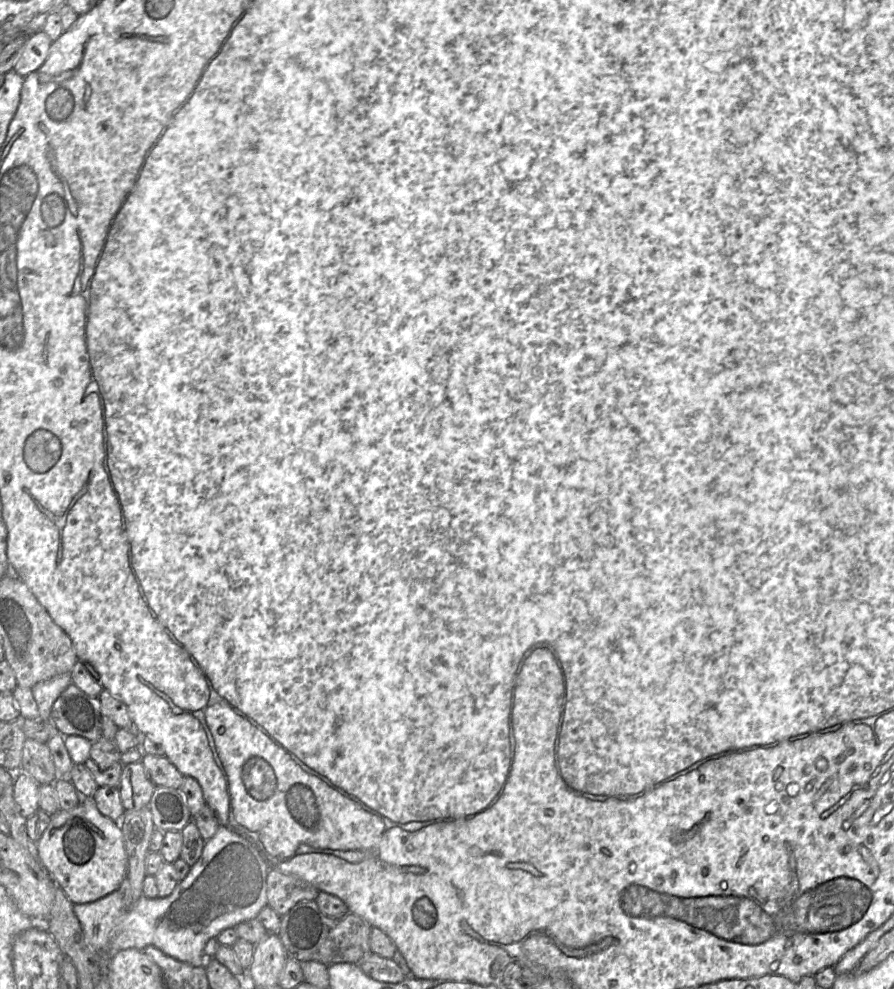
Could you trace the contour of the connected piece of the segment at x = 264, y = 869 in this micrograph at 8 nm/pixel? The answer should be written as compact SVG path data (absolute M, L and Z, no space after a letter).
M219 827L215 835L205 841L200 858L190 867L187 876L178 882L173 892L164 898L147 898L144 895L130 908L126 908L119 891L91 903L74 904L76 915L87 944L99 954L128 948L144 950L155 946L166 955L195 967L206 967L204 947L208 940L216 938L226 928L254 919L267 906L267 874L270 867L258 850L245 838L227 827Z

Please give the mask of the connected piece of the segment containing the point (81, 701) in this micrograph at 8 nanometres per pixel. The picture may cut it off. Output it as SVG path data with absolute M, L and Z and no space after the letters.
M71 683L53 703L50 722L63 736L76 735L90 742L113 742L118 727L103 713L98 697L89 696Z

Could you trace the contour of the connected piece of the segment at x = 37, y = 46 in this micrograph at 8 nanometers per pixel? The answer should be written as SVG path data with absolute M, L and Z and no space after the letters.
M42 30L29 36L13 70L24 78L36 71L46 61L51 44L51 38Z

